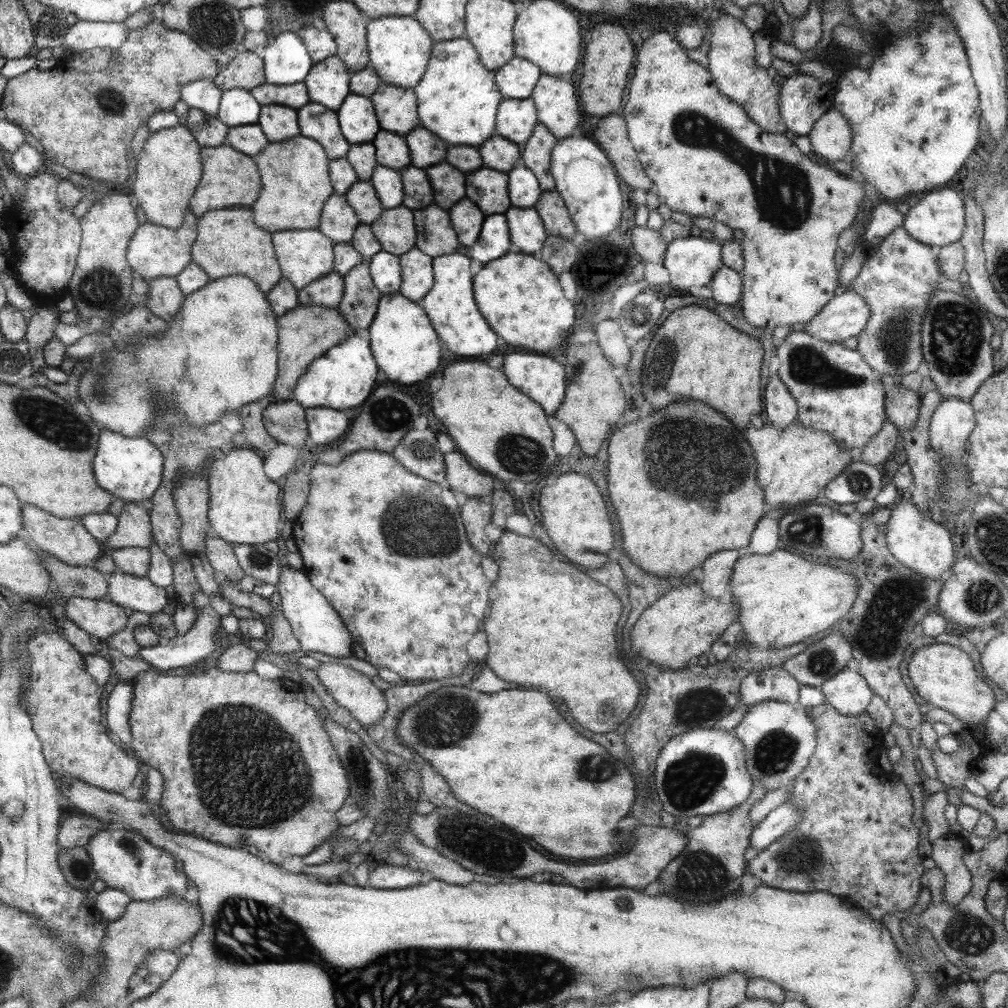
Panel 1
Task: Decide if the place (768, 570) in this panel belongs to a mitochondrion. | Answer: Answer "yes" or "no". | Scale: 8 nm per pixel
no

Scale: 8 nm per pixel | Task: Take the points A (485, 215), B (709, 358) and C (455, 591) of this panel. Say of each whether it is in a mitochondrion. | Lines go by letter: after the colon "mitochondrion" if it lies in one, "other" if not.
A: other
B: other
C: other

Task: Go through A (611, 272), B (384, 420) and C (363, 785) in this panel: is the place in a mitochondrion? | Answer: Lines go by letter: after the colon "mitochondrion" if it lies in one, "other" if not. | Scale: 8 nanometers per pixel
A: other
B: mitochondrion
C: mitochondrion

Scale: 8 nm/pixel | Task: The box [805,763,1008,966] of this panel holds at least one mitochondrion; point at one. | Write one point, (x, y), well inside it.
(966, 932)

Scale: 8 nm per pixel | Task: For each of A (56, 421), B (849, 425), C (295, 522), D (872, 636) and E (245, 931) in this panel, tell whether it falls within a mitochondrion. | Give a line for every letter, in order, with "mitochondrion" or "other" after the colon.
A: mitochondrion
B: other
C: other
D: mitochondrion
E: mitochondrion

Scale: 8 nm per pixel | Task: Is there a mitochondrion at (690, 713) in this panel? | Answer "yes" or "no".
yes

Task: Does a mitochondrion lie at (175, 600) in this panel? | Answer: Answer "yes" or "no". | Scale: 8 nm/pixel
no

